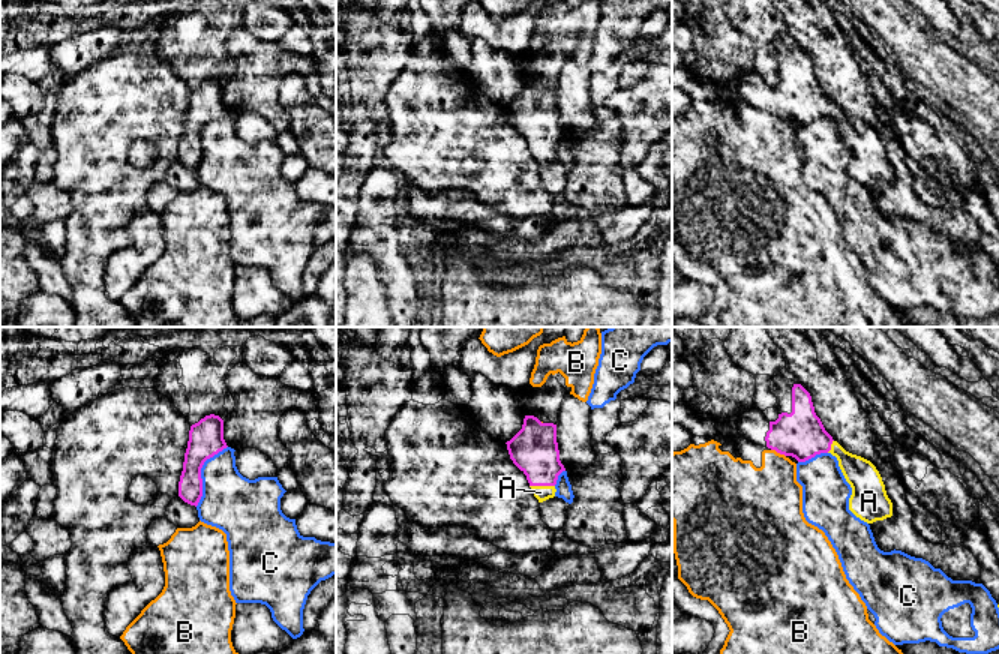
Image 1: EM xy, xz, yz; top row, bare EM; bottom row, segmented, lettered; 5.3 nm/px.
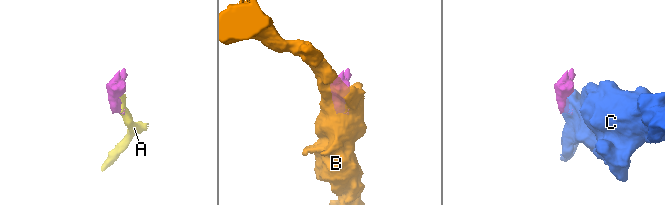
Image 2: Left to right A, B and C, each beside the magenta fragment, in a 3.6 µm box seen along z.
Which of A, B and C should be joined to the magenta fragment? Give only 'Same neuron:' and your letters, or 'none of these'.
Same neuron: A

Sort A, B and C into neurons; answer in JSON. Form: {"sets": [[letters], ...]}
{"sets": [["A"], ["B"], ["C"]]}

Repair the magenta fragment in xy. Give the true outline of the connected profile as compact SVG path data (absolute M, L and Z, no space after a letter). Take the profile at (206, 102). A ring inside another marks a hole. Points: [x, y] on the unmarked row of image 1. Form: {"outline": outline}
{"outline": "M206 80L190 90L183 135L178 146L178 160L184 166L198 170L202 160L201 132L207 123L226 111L224 84L219 80Z"}

